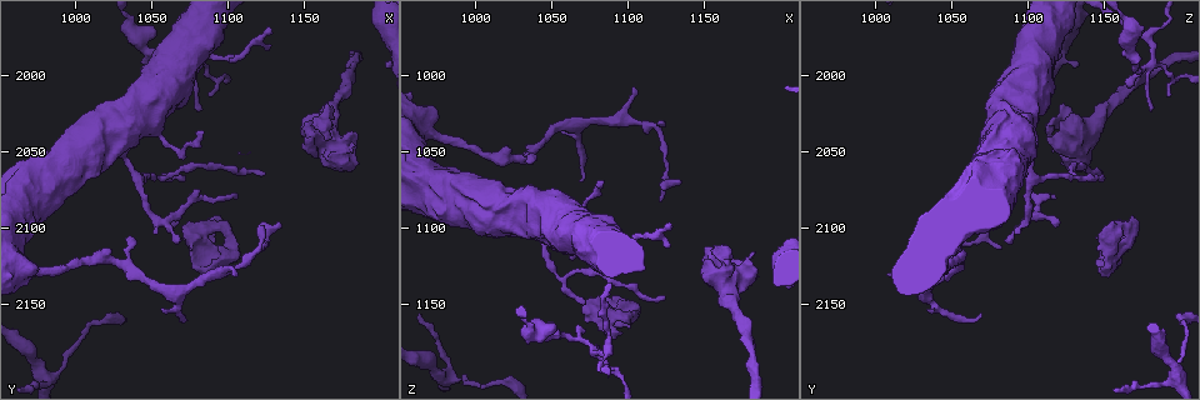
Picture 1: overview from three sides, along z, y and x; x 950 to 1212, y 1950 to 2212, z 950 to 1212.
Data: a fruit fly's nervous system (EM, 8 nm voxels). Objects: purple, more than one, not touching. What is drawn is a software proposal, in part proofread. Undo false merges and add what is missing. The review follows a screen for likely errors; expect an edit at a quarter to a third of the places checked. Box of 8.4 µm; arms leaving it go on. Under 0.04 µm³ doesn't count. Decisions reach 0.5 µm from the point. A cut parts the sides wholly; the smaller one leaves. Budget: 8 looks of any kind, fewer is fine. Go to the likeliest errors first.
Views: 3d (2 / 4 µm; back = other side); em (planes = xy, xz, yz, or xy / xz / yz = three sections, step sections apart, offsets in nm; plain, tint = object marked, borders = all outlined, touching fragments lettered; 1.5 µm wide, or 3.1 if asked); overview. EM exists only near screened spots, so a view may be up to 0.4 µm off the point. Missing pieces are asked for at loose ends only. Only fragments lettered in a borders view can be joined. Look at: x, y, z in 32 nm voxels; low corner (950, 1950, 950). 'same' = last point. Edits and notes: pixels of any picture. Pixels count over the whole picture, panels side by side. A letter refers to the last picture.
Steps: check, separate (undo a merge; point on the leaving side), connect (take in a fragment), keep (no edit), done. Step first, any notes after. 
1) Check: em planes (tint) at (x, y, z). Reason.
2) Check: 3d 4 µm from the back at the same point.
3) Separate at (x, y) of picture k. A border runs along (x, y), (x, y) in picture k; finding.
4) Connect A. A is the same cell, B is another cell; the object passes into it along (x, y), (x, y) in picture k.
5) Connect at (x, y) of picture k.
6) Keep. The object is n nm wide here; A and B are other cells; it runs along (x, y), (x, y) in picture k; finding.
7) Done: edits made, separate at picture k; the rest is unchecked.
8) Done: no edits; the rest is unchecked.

Check: em planes (borders) at (1150, 2040, 1114). Free end.

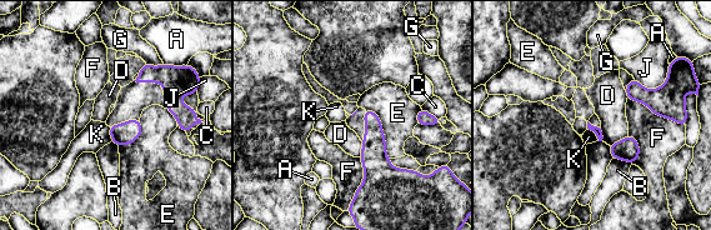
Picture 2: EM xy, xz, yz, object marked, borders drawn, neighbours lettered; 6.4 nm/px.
Keep. A, B, C, D, E, F, G, J and K are other cells; a border runs along (627, 134), (621, 140), (609, 145) in picture 2; none of them fits.

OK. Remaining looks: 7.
Check: 3d 2 µm at (1094, 2094, 1160). Branch stops here.

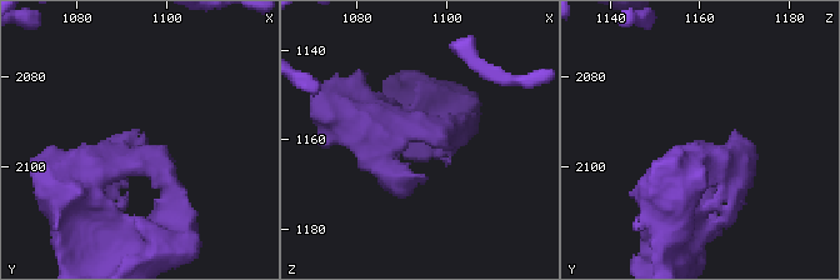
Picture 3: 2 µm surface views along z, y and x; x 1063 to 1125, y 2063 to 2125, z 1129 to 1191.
Check: em planes (tint) at (1096, 2095, 1161). Now the EM.

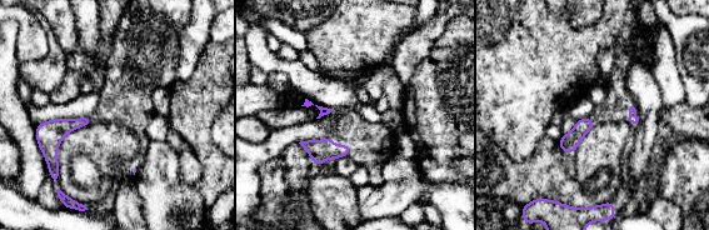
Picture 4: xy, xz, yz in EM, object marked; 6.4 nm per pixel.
Check: em planes (borders) at the same point.

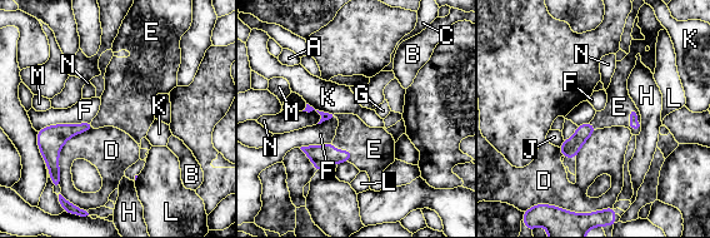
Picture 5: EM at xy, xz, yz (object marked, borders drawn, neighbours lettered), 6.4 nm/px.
Connect E. E is the same cell, A, B, C, D, F, G, H, J, K, L, M and N are other cells; the neuron continues.

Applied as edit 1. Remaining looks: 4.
Check: overview.

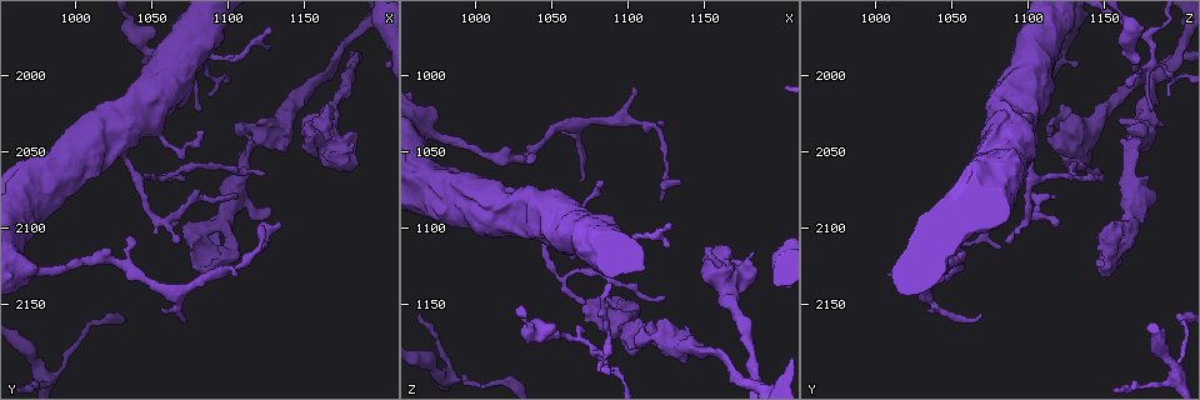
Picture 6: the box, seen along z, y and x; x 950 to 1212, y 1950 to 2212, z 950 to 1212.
Check: em xz step 4 (tint) at (1128, 1972, 1098). Free end.

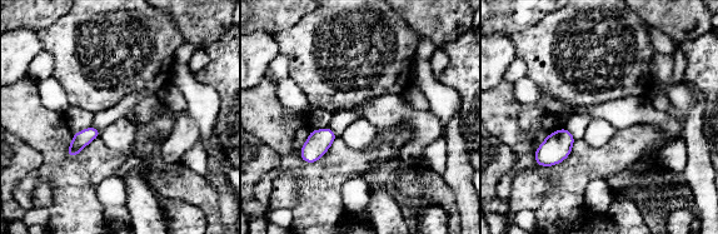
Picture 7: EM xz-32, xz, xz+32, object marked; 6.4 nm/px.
Check: em xy step 4 (borders) at the same point. Another direction.

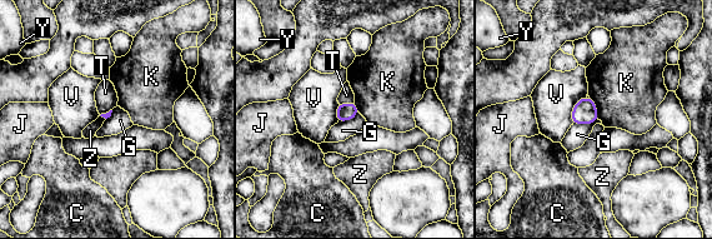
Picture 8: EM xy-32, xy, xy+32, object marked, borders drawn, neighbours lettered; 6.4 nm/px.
Keep. C, G, J, K, T, V, Y and Z are other cells; a border runs along (597, 119), (591, 123), (573, 124) in picture 8; none of them fits.

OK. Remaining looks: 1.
Done: edits made, connect at picture 5; the rest is unchecked.

